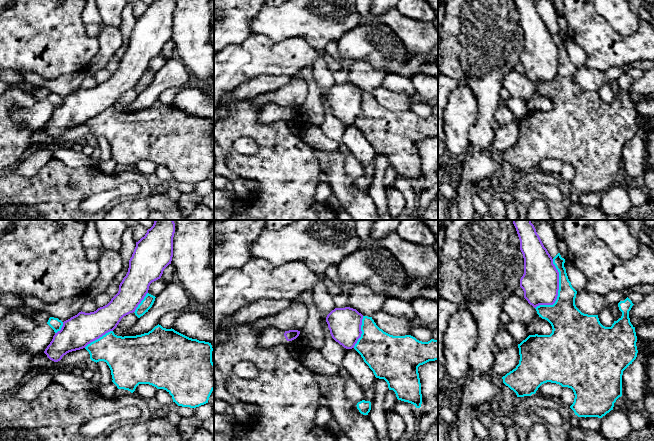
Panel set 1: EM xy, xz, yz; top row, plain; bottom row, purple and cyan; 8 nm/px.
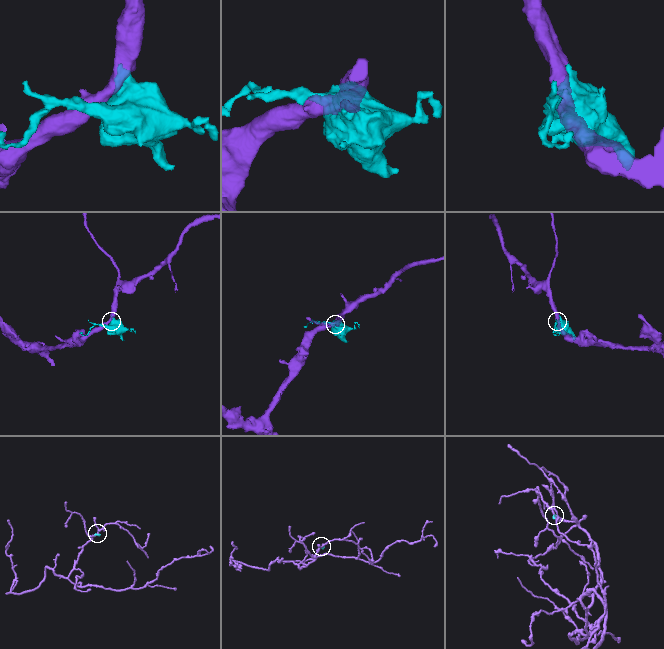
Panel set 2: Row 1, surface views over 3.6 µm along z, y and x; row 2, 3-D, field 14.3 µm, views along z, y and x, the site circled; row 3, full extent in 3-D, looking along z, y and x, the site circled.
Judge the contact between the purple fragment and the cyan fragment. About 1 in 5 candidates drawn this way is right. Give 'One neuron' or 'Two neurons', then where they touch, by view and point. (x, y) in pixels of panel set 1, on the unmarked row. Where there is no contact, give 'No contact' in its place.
Two neurons. Touches purple at yz (558, 65)

